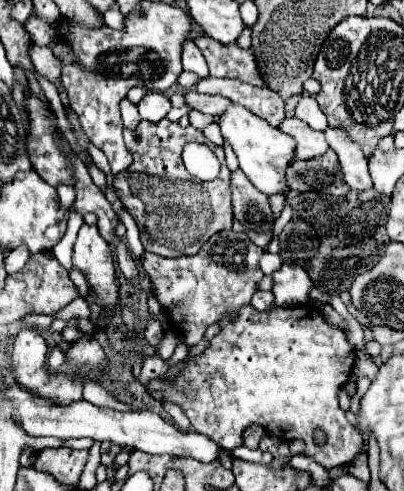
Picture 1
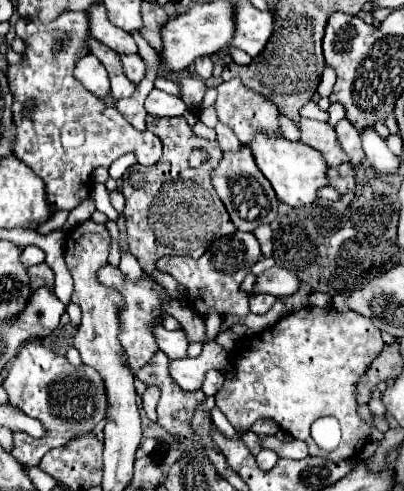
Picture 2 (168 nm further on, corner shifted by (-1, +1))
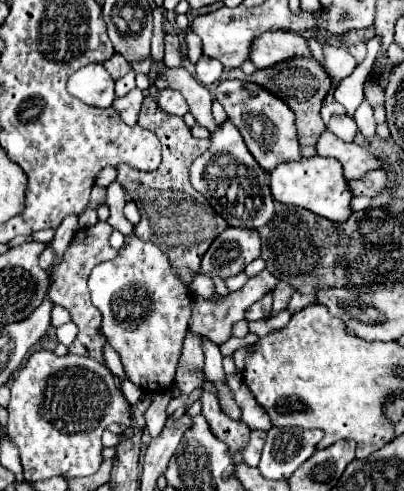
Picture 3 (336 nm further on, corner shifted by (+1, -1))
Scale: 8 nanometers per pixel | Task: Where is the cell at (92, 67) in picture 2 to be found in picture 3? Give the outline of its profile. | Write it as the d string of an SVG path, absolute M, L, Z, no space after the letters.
M89 64L77 70L69 78L67 90L71 96L95 108L109 108L115 100L115 80L103 64Z

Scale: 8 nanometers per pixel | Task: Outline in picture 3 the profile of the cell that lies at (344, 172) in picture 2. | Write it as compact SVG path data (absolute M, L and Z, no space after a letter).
M373 170L361 180L351 180L349 188L353 196L377 196L381 190L387 188L387 172L385 170Z

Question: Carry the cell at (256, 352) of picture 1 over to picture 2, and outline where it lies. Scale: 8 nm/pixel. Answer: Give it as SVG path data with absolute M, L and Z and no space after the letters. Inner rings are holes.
M305 306L299 312L283 316L275 326L263 330L261 338L259 334L255 334L243 340L243 348L235 350L235 374L225 378L221 390L215 394L215 404L237 432L249 430L259 418L271 418L279 424L281 430L285 430L297 440L307 442L311 456L321 456L335 462L355 458L359 456L359 450L363 450L369 438L369 426L361 418L357 418L355 384L381 350L381 332L375 332L375 326L369 318L363 318L355 312L341 314L333 306ZM321 416L333 416L341 424L343 438L341 446L337 448L337 454L323 454L309 436L309 426Z

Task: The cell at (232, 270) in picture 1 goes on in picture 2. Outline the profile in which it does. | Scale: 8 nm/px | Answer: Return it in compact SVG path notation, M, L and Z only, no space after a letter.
M233 232L219 240L215 240L207 252L191 260L189 256L167 256L159 258L157 270L173 276L191 296L191 310L207 320L211 308L217 310L221 316L237 316L245 318L249 310L249 292L241 290L241 282L247 274L251 274L251 266L257 264L261 258L261 248L257 238L251 232Z

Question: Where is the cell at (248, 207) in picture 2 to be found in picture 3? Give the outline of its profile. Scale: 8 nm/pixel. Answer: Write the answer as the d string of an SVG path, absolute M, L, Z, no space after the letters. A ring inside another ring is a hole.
M227 118L213 134L211 146L205 150L191 166L191 184L197 192L201 192L213 210L229 224L237 228L261 228L265 226L273 212L273 198L269 192L269 178L259 168L251 152L247 150L241 132ZM221 188L227 188L221 192Z

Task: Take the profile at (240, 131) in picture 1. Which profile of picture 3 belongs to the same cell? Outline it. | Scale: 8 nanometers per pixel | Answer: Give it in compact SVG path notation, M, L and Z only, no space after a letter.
M315 156L315 158L303 158L299 162L279 164L273 172L269 172L269 180L271 180L271 184L269 184L271 194L281 204L307 208L313 214L333 220L337 224L343 224L353 214L353 208L351 208L353 196L349 192L349 186L347 186L339 160Z

